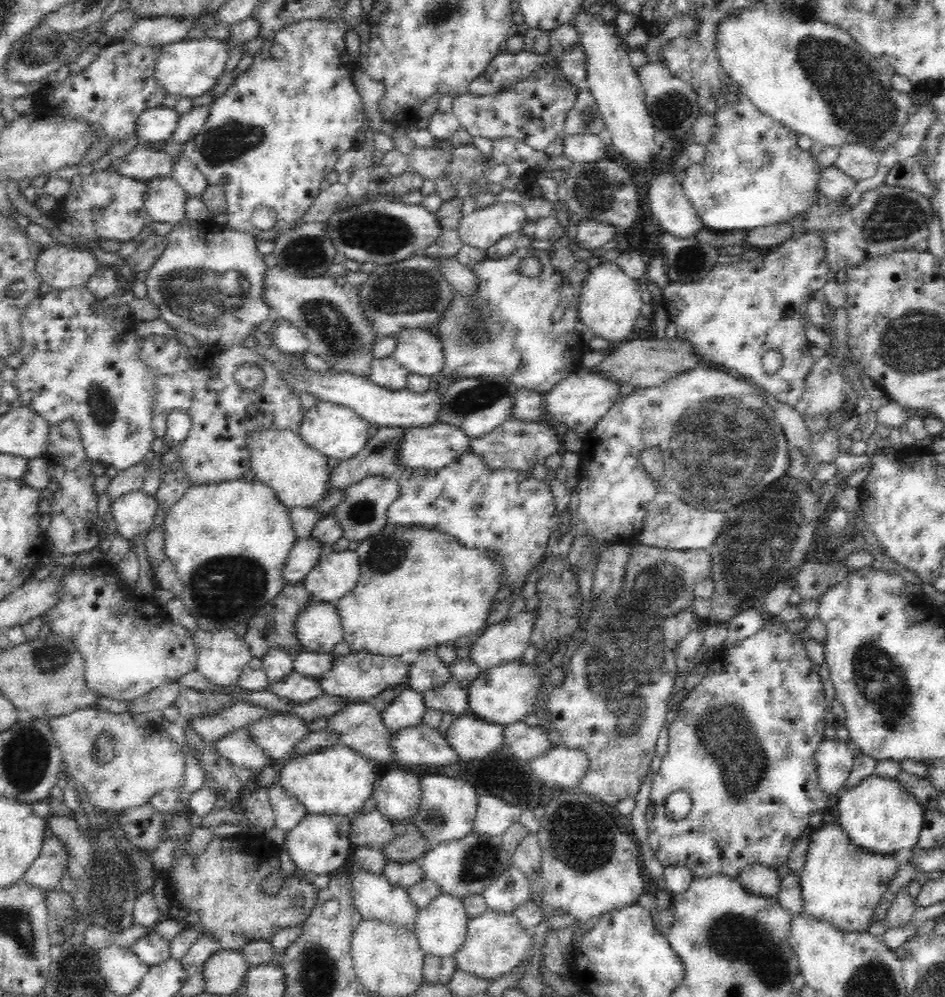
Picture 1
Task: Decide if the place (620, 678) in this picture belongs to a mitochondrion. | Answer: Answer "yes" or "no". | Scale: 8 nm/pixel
yes

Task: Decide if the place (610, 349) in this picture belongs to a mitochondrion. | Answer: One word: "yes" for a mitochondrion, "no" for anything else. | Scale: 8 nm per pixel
no

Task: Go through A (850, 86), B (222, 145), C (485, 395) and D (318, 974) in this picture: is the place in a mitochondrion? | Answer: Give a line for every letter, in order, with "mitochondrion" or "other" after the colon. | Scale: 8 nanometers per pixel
A: mitochondrion
B: mitochondrion
C: mitochondrion
D: mitochondrion

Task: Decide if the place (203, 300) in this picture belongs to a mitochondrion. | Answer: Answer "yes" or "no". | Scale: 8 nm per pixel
yes

